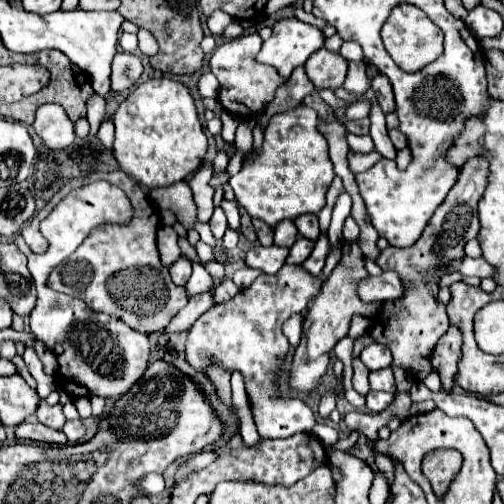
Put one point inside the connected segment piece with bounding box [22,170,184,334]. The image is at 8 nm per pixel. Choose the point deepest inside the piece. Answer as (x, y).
(116, 270)

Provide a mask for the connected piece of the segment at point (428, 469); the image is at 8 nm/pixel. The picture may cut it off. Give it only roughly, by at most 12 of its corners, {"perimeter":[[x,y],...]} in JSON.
{"perimeter":[[436,450],[432,466],[422,466],[434,488],[448,488],[462,468],[462,454]]}

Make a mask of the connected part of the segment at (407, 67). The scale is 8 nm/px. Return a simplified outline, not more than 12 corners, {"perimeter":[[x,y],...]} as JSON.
{"perimeter":[[412,4],[392,10],[382,40],[402,70],[442,54],[440,28]]}

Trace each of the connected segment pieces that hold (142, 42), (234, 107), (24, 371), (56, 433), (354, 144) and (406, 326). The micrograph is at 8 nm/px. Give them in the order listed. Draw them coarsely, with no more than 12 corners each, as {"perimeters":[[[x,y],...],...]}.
{"perimeters":[[[146,29],[137,33],[139,49],[146,56],[158,53],[154,36]],[[260,34],[210,58],[218,100],[236,118],[260,114],[286,84],[256,62]],[[20,354],[12,358],[18,374],[34,388],[36,380],[30,376]],[[38,420],[16,426],[16,438],[63,446],[62,430],[48,428]],[[348,133],[352,152],[366,154],[374,150],[370,135]],[[472,158],[422,236],[384,248],[404,294],[370,336],[422,382],[450,322],[438,284],[480,232],[486,158]]]}

